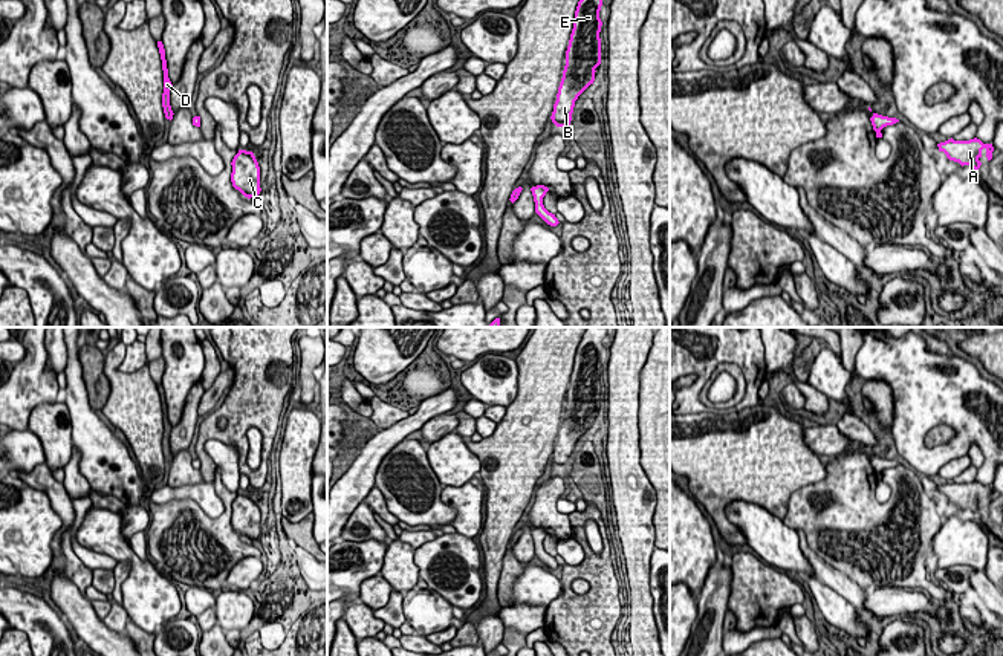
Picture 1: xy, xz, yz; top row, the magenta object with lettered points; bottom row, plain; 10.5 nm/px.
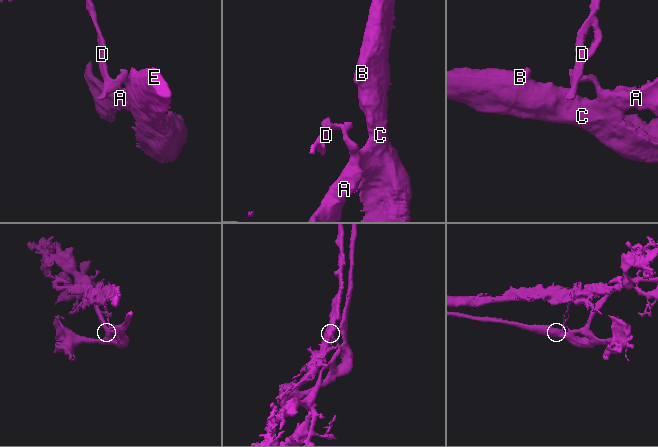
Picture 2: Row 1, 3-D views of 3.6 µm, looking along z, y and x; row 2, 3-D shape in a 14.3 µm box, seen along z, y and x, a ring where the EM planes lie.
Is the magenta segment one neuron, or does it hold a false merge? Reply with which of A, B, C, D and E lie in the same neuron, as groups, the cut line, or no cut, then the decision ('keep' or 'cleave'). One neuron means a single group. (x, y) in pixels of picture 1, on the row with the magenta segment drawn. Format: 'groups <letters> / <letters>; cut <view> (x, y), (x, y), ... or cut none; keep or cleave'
groups A B C E / D; cut xz (538, 201), (546, 211); cleave

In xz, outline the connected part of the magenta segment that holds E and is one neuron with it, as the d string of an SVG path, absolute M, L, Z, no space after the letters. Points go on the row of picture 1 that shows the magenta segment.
M602 0L578 2L566 66L550 116L557 127L570 127L575 101L595 81L595 69L601 64L601 6Z

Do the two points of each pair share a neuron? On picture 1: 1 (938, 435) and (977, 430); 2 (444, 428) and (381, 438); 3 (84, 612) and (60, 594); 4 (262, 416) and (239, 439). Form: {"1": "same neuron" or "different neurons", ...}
{"1": "different neurons", "2": "different neurons", "3": "same neuron", "4": "same neuron"}

